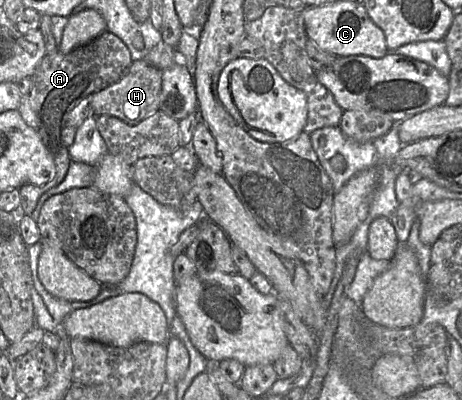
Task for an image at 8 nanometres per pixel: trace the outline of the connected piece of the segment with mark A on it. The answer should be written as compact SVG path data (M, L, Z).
M108 30L68 54L63 54L58 50L44 56L30 77L32 90L29 96L31 107L37 115L36 131L53 158L55 174L43 185L25 183L19 187L21 205L17 214L31 215L42 194L60 184L64 179L71 160L68 148L62 141L61 131L66 127L70 111L87 96L119 81L126 75L132 62L131 53L126 44Z

